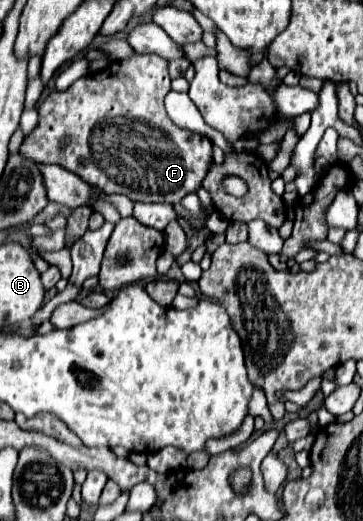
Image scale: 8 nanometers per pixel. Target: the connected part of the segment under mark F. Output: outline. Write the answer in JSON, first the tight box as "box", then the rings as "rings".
{"box":[21,54,211,204],"rings":[[[139,54],[139,56],[127,58],[127,60],[113,60],[113,62],[109,62],[109,66],[105,70],[99,70],[95,74],[87,74],[87,76],[79,78],[77,82],[73,82],[67,90],[63,90],[63,92],[53,90],[45,98],[45,102],[39,108],[39,124],[23,140],[21,154],[25,158],[31,158],[33,162],[39,162],[39,164],[59,164],[59,166],[71,170],[73,174],[77,174],[79,178],[83,178],[87,184],[93,184],[93,186],[101,188],[107,194],[111,194],[111,192],[125,194],[125,196],[129,196],[135,202],[139,200],[139,202],[171,202],[171,204],[177,204],[177,202],[181,202],[183,196],[195,192],[201,186],[203,174],[207,174],[207,162],[211,162],[211,140],[207,136],[203,136],[203,134],[195,134],[195,132],[189,132],[189,130],[179,128],[167,116],[165,106],[163,106],[163,98],[165,98],[165,94],[169,90],[171,90],[171,78],[169,78],[169,72],[167,72],[167,60],[163,60],[163,58],[155,56],[155,54],[143,54],[143,56]]]}

